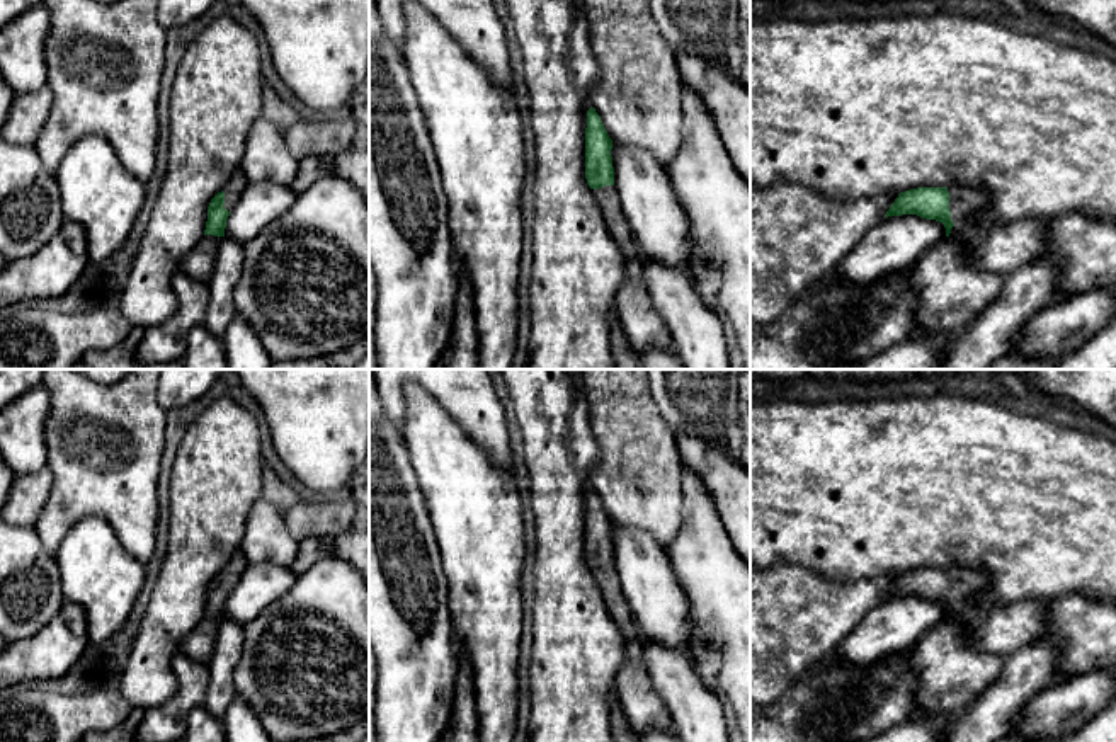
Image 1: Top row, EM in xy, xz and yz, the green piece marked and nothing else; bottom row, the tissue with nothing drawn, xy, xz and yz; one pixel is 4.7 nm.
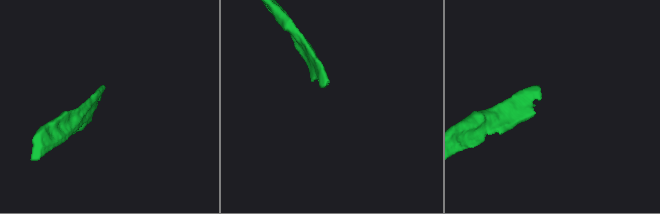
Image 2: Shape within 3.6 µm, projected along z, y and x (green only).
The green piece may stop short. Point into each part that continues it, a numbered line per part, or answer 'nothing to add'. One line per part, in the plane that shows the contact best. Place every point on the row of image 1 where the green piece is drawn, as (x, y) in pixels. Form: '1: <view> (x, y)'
1: yz (1002, 247)

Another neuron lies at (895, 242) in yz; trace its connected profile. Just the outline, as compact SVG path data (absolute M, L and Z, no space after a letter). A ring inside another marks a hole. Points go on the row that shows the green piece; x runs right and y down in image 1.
M917 214L883 218L834 269L839 279L869 286L897 269L907 269L937 242L946 238L941 221Z

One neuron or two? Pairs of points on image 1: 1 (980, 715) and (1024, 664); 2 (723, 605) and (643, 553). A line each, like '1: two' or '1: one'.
1: one
2: two

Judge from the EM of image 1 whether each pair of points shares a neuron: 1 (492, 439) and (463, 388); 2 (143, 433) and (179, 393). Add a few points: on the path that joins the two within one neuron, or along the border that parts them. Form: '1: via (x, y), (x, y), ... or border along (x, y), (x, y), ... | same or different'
1: via (487, 428), (470, 400) | same
2: border along (157, 387), (157, 402), (167, 410) | different

